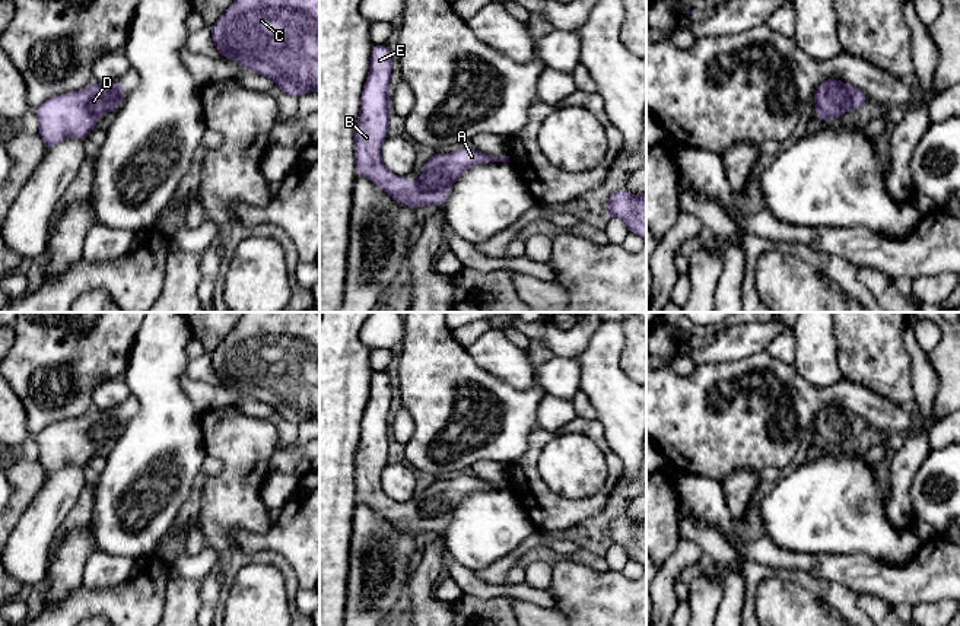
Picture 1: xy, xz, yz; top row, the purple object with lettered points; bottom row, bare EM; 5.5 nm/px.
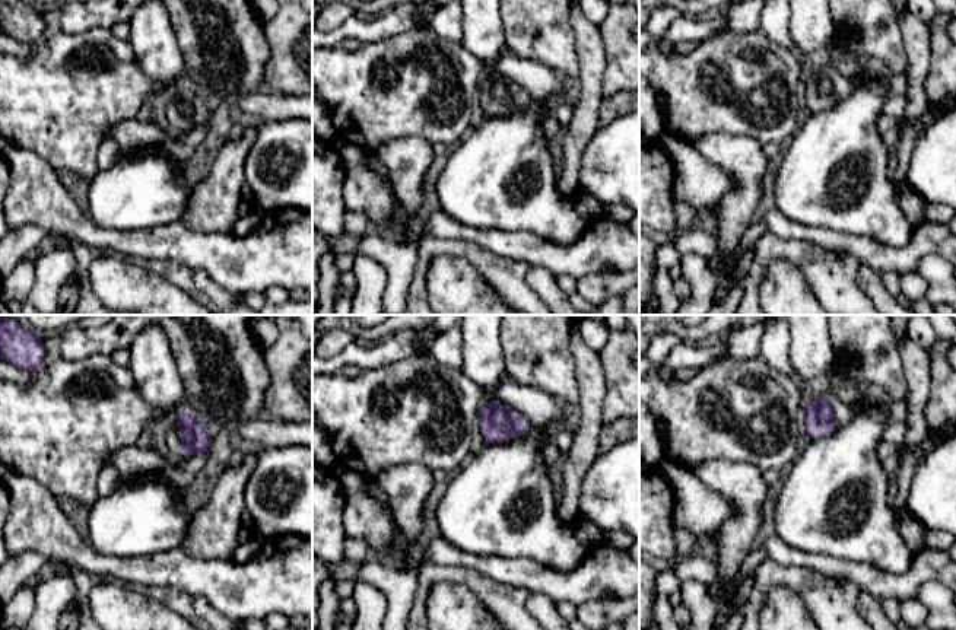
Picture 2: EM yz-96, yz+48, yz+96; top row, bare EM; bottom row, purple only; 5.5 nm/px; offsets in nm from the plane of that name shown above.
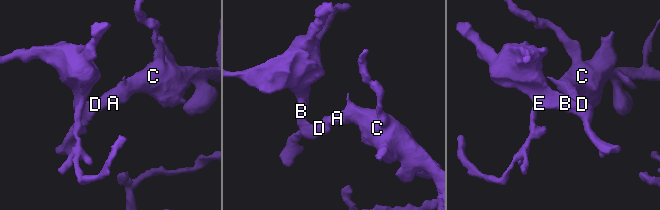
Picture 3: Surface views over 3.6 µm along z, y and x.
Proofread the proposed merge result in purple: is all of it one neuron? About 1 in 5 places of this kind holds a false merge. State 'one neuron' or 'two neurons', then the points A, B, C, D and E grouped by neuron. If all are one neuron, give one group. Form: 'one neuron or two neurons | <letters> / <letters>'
one neuron | A B C D E

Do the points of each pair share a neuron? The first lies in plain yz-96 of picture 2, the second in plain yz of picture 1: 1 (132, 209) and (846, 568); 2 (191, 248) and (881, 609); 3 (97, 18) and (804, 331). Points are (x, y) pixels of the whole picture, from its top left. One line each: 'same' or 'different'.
1: different
2: different
3: different

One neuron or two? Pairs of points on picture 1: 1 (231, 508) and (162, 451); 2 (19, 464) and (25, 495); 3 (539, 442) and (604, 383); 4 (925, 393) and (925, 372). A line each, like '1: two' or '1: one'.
1: two
2: one
3: two
4: one

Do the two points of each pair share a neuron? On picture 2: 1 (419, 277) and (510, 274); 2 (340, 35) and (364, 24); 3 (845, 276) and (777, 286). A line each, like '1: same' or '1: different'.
1: same
2: same
3: different

